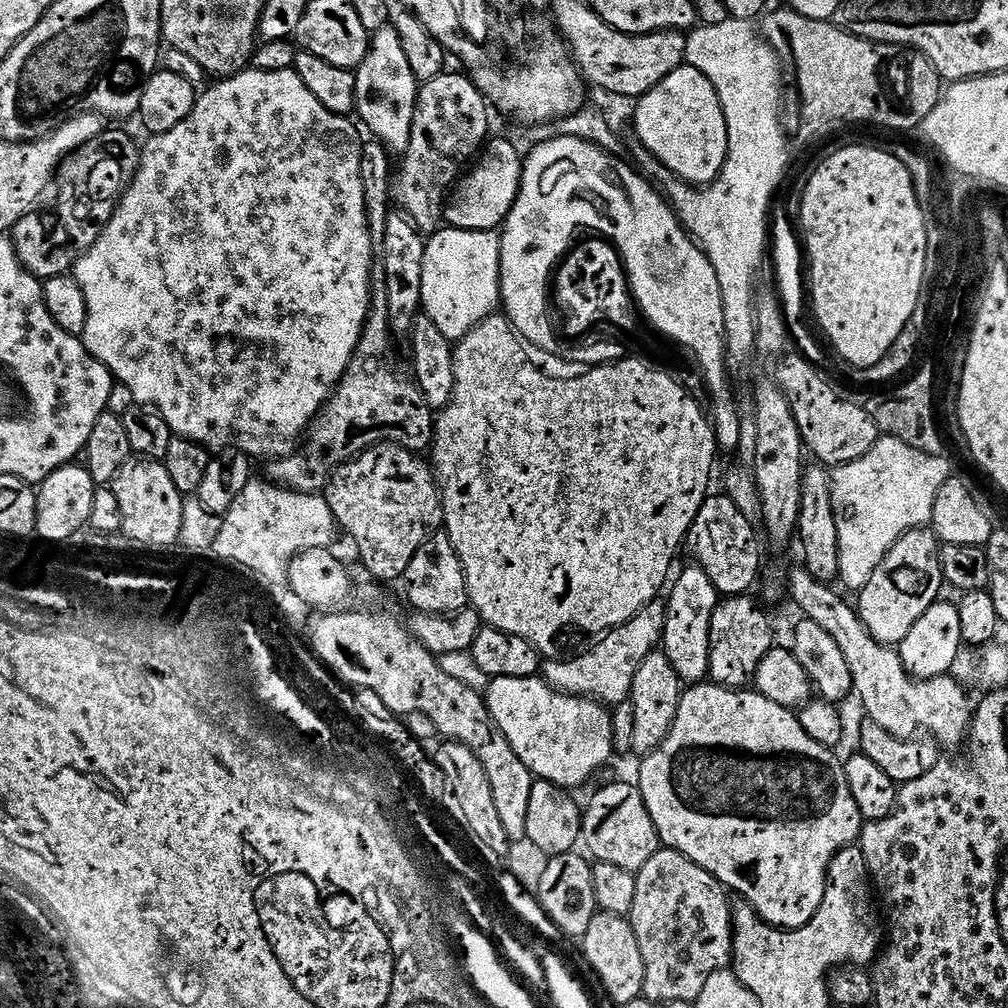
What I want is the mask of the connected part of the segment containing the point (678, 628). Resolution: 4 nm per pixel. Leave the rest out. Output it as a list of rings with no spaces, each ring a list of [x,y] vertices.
[[[699,566],[686,569],[675,580],[676,577],[666,592],[662,651],[681,681],[700,682],[708,676],[708,636],[712,633],[710,622],[718,603],[718,593],[708,573]]]

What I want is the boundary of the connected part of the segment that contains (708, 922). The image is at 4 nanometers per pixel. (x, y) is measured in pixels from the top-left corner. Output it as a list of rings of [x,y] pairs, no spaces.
[[[661,847],[654,858],[635,873],[635,877],[630,923],[638,960],[644,963],[643,999],[651,1000],[657,1006],[668,1003],[691,1005],[708,986],[708,981],[734,960],[734,904],[728,901],[729,889],[681,852],[666,847]]]

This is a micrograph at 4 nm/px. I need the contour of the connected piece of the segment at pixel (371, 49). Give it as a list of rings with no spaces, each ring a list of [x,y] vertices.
[[[391,22],[385,24],[382,30],[378,30],[371,37],[366,58],[362,61],[360,67],[355,69],[355,73],[356,87],[354,91],[356,102],[354,112],[355,115],[360,115],[361,121],[359,120],[359,123],[365,129],[368,127],[376,135],[373,137],[383,144],[389,153],[407,153],[408,143],[412,140],[412,123],[416,121],[418,111],[418,81],[414,70],[410,70],[410,62],[406,59],[406,50],[402,50],[402,38]]]

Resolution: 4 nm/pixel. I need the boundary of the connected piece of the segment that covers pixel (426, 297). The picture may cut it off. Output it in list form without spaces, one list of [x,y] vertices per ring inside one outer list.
[[[451,226],[441,227],[427,237],[424,260],[420,263],[420,299],[422,312],[434,320],[446,339],[459,342],[470,330],[497,311],[500,298],[500,236],[495,231],[475,232]]]

